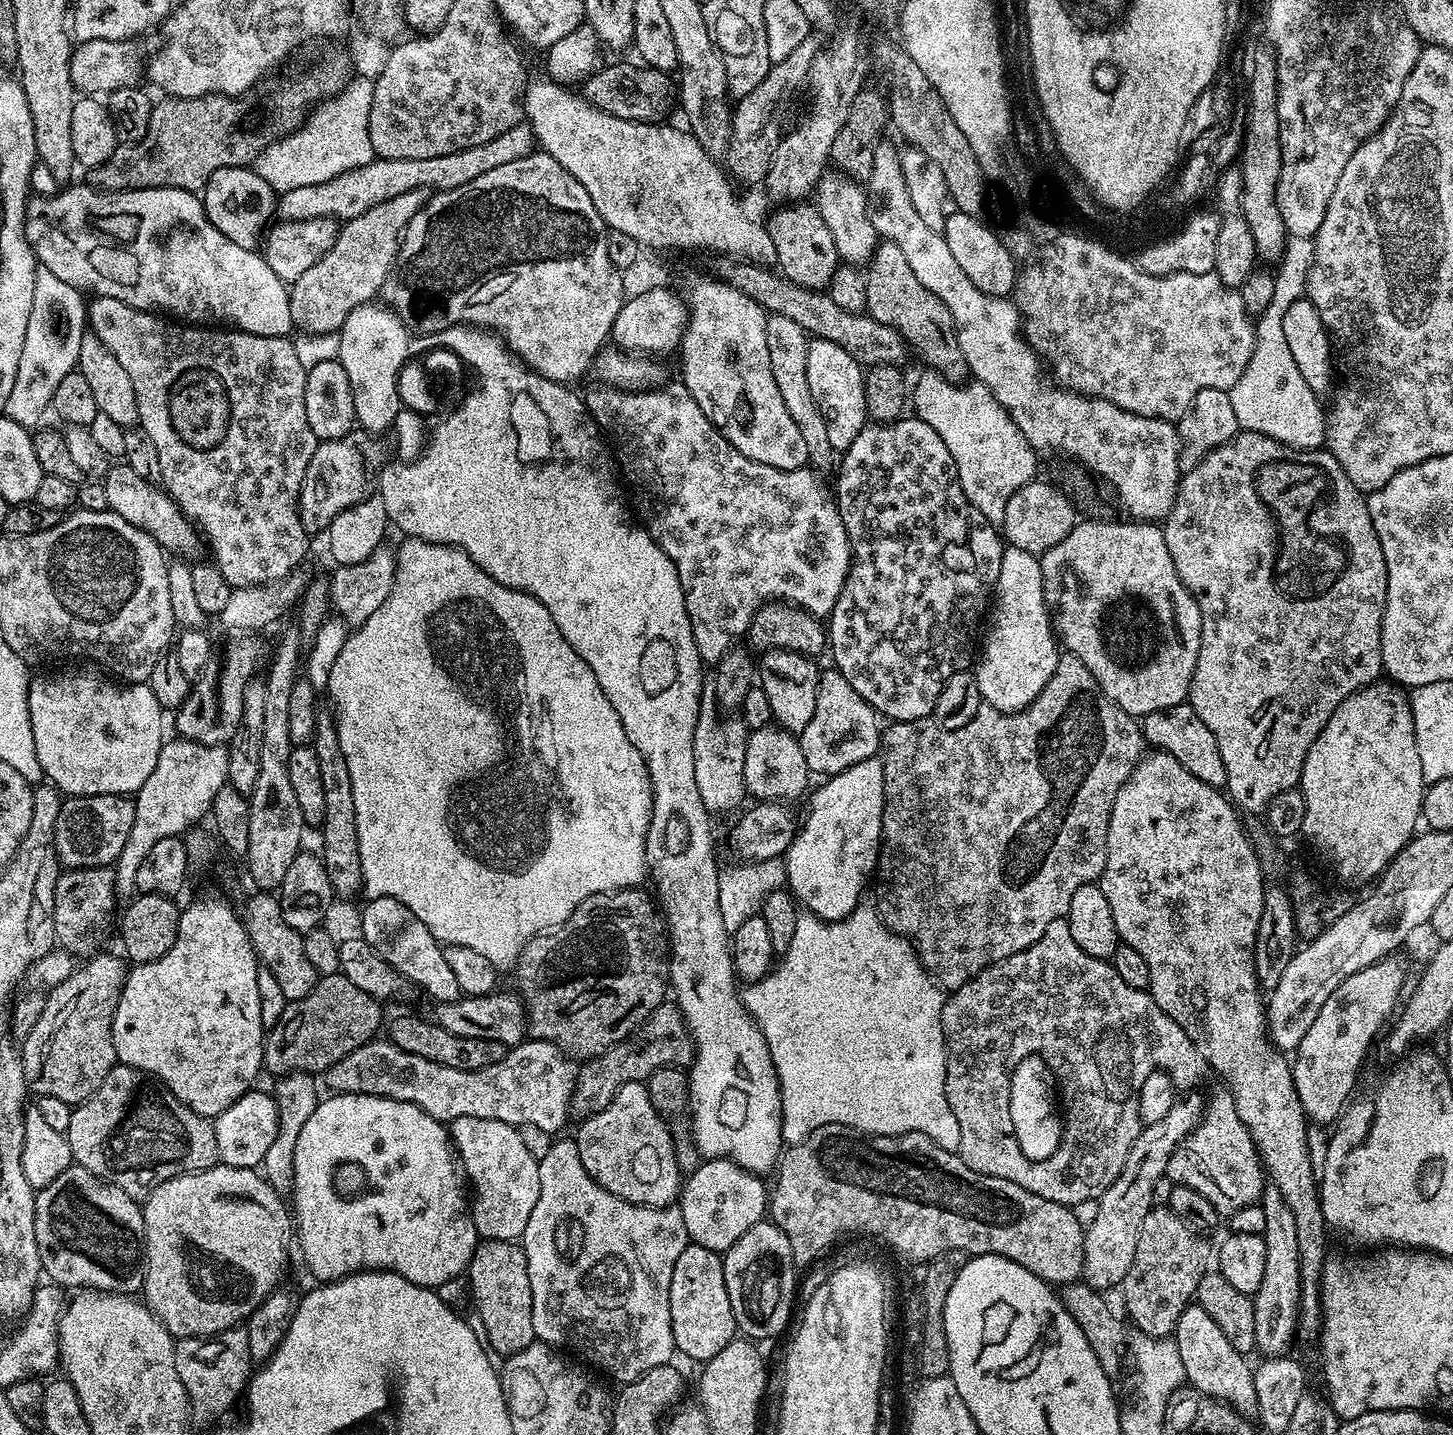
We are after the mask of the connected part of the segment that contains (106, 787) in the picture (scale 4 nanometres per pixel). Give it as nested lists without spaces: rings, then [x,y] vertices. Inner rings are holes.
[[[84,666],[81,672],[56,672],[29,683],[28,709],[38,762],[45,777],[68,796],[135,794],[158,766],[158,754],[166,743],[165,709],[154,698],[151,683],[117,682],[91,670],[96,671]]]

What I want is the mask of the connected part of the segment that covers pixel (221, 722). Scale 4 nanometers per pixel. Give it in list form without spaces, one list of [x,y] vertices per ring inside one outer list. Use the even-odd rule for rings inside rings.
[[[248,634],[241,639],[239,635],[229,635],[228,645],[219,649],[216,664],[216,676],[204,674],[191,685],[184,705],[175,713],[176,728],[185,740],[193,740],[206,746],[224,746],[232,741],[241,726],[240,715],[244,709],[244,691],[248,683],[266,660],[264,644],[259,635]],[[240,640],[244,640],[240,644]],[[220,656],[220,661],[219,660]]]

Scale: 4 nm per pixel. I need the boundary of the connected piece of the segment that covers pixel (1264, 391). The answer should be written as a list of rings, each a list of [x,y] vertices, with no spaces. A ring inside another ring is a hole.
[[[1293,236],[1284,248],[1284,259],[1275,269],[1274,296],[1270,304],[1255,321],[1256,345],[1254,354],[1242,370],[1242,378],[1227,389],[1230,406],[1234,406],[1234,418],[1238,418],[1245,432],[1257,432],[1277,440],[1291,448],[1316,450],[1326,440],[1326,412],[1320,403],[1321,397],[1310,390],[1306,378],[1294,363],[1294,354],[1290,354],[1290,345],[1286,342],[1286,333],[1282,330],[1282,320],[1286,310],[1295,300],[1305,295],[1308,286],[1308,272],[1314,262],[1315,243],[1307,236]]]

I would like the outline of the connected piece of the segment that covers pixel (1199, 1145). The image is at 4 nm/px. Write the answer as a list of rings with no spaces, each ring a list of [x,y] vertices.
[[[1221,1090],[1213,1100],[1207,1101],[1200,1125],[1176,1147],[1166,1174],[1172,1179],[1173,1184],[1185,1184],[1190,1186],[1190,1190],[1198,1190],[1198,1194],[1205,1196],[1210,1206],[1214,1206],[1221,1214],[1242,1210],[1242,1206],[1257,1203],[1264,1195],[1266,1173],[1260,1163],[1260,1153],[1256,1151],[1242,1118],[1238,1118],[1238,1110],[1231,1092]]]

